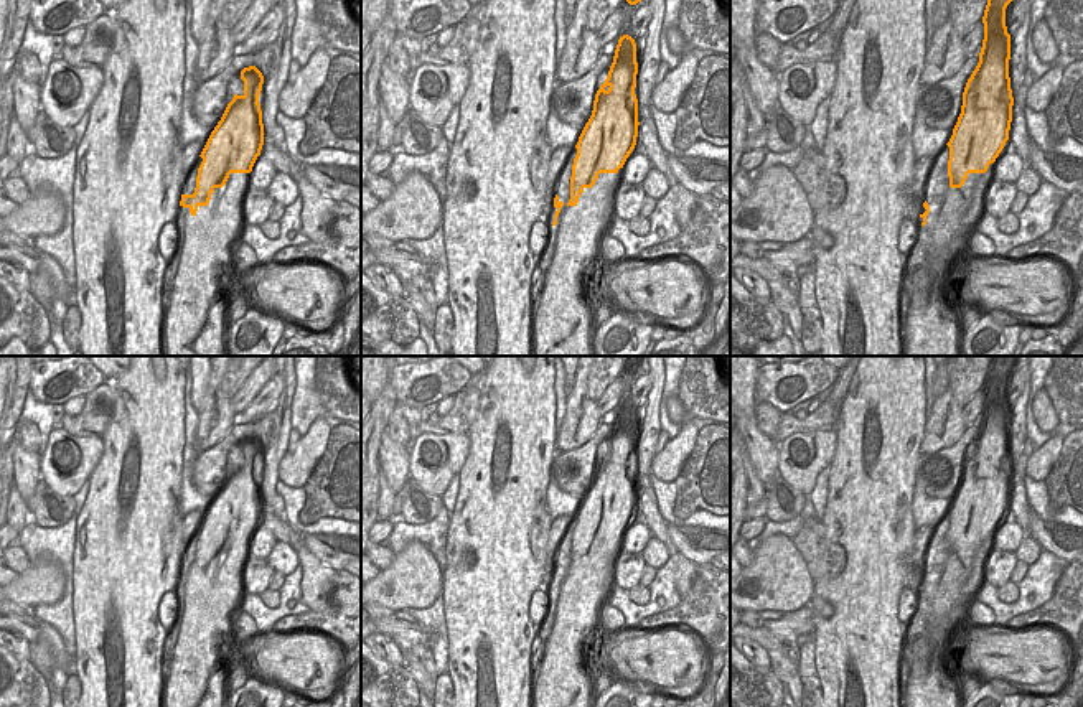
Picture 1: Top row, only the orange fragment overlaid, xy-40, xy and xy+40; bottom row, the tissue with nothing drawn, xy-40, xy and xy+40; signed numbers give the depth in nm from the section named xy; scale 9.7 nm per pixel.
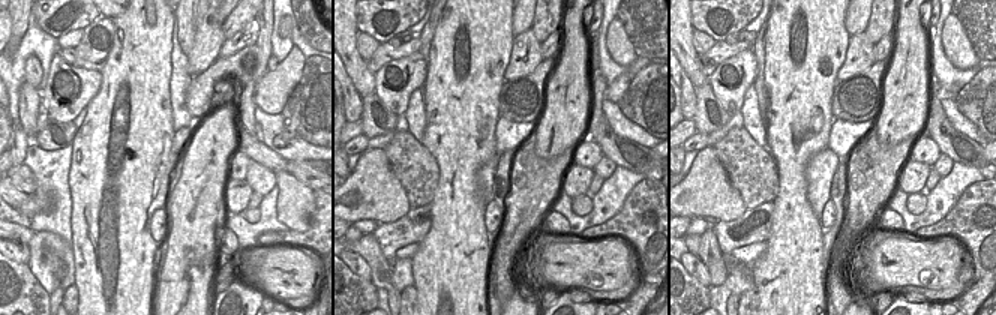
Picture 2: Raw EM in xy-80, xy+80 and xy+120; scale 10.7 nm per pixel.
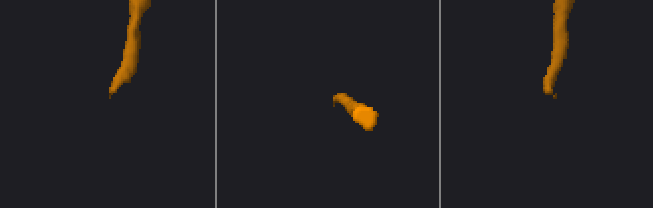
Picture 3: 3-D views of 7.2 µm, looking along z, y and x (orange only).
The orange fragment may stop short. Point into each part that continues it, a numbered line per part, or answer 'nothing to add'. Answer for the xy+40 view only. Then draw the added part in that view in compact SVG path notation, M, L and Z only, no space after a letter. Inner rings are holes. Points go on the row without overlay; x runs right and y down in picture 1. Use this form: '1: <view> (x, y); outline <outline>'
1: xy+40 (923, 681); outline M949 516L933 527L925 552L928 585L917 595L917 608L905 633L900 656L898 684L902 707L958 707L958 691L943 664L943 648L964 616L964 603L973 595L982 577L984 560L992 547L994 532L986 542L969 542L961 557L949 555L948 545Z

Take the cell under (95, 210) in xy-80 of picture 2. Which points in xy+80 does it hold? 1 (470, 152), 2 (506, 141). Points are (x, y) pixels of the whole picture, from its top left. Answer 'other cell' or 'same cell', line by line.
1: same cell
2: other cell

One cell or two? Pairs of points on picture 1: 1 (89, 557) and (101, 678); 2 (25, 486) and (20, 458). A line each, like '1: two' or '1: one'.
1: one
2: one

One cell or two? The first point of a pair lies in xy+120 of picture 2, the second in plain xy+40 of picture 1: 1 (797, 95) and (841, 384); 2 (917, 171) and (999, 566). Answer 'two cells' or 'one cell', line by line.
1: two cells
2: one cell

